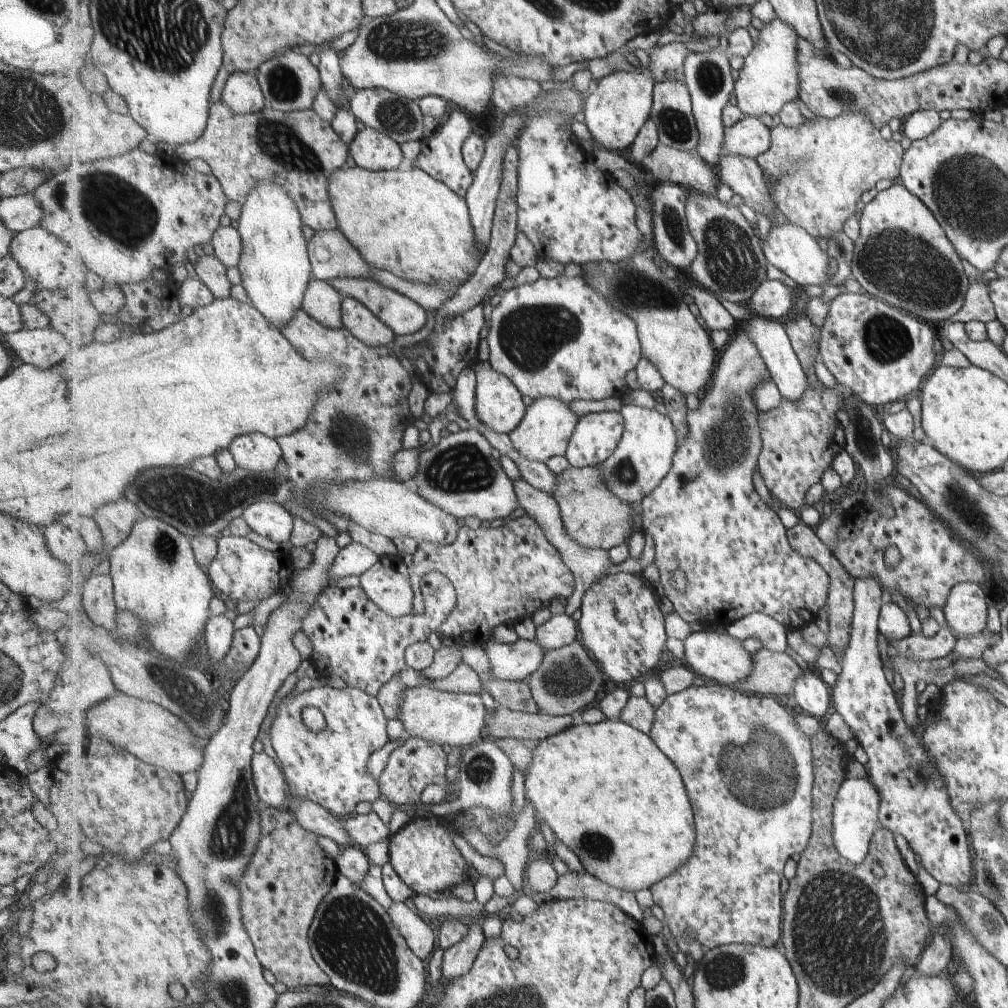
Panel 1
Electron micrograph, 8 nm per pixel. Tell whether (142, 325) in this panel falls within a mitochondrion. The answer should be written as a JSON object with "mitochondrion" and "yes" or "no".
{"mitochondrion":"no"}

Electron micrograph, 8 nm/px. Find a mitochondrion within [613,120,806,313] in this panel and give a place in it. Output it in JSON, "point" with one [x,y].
{"point":[731,262]}

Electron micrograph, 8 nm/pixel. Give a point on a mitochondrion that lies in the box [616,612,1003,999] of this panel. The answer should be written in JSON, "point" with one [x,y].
{"point":[756,769]}

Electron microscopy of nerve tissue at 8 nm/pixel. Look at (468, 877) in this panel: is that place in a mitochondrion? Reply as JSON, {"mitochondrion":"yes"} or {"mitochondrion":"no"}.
{"mitochondrion":"no"}

